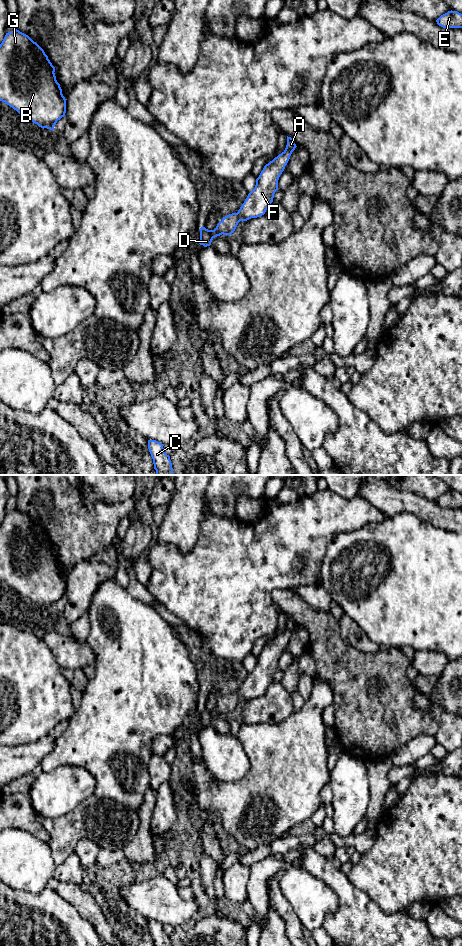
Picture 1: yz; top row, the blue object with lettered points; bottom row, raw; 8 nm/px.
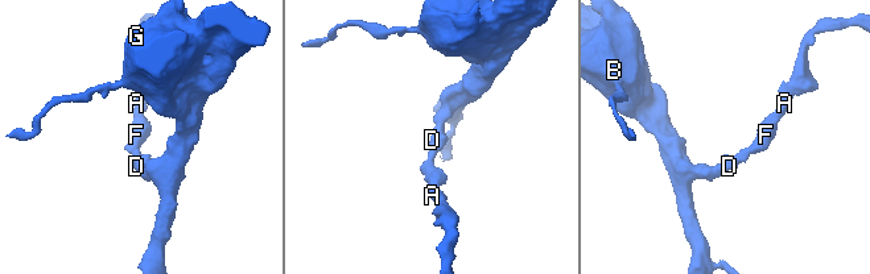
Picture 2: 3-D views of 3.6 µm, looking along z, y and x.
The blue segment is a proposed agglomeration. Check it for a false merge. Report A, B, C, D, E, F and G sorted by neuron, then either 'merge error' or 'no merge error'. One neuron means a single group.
A B C D E F G; no merge error

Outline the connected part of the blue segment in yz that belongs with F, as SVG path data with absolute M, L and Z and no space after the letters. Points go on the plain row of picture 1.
M287 616L285 630L264 646L256 659L255 668L248 674L238 692L223 697L214 710L208 710L203 706L200 708L200 725L210 726L215 717L222 714L231 715L240 701L247 701L265 694L278 670L279 657L296 627L293 619Z

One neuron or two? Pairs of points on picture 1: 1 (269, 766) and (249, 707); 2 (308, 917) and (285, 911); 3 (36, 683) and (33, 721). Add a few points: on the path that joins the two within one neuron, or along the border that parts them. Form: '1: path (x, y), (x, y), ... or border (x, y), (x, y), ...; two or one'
1: border (243, 722), (278, 723); two
2: border (283, 894), (303, 927); two
3: path (33, 692), (33, 712); one

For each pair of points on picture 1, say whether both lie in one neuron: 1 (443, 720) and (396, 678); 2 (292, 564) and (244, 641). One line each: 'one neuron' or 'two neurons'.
1: two neurons
2: one neuron

